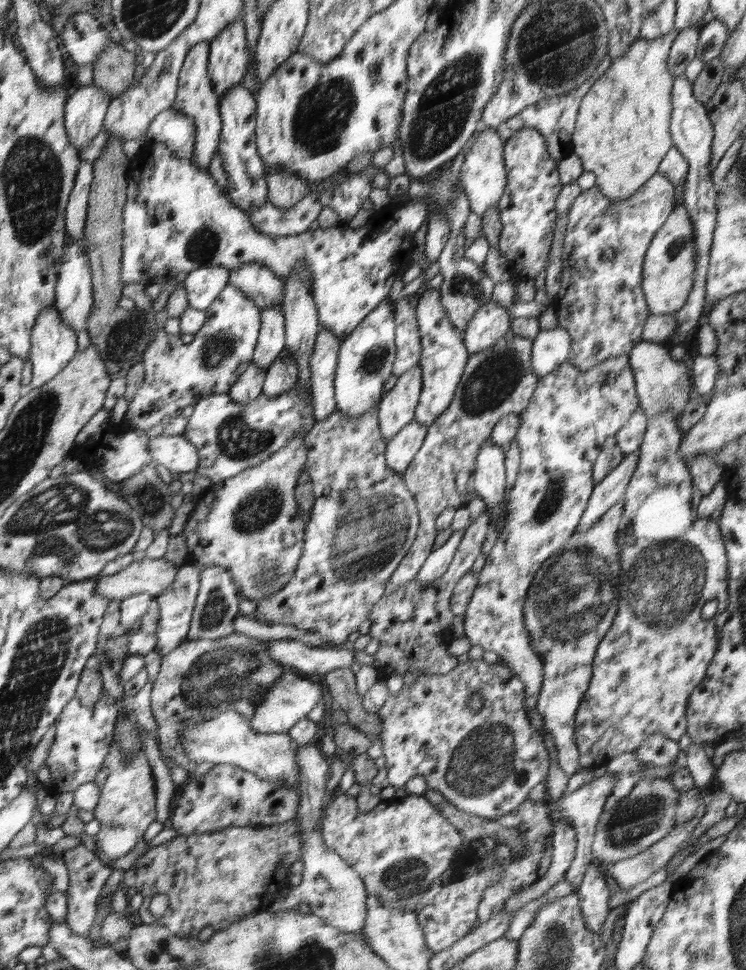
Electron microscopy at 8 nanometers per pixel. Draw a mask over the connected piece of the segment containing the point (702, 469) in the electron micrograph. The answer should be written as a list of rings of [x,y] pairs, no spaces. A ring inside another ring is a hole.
[[[698,455],[687,462],[687,469],[691,476],[691,484],[702,492],[703,496],[710,494],[715,484],[723,480],[724,468],[711,455]]]

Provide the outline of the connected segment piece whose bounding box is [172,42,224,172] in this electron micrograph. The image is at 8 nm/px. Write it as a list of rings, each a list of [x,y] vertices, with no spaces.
[[[199,42],[189,50],[181,68],[180,81],[178,83],[177,98],[174,109],[178,114],[190,117],[196,126],[196,140],[194,140],[194,156],[191,162],[199,171],[206,171],[213,161],[214,153],[221,142],[220,99],[213,89],[213,81],[209,75],[209,42]]]

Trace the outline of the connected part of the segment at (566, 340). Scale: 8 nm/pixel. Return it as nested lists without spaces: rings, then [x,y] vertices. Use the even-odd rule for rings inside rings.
[[[557,326],[552,330],[541,330],[534,338],[531,348],[531,367],[541,379],[559,364],[568,360],[571,338],[565,328]]]

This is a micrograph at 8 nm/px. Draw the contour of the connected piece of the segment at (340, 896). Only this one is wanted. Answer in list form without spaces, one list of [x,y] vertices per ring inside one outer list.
[[[313,742],[298,746],[296,762],[299,768],[300,805],[297,808],[297,824],[301,828],[301,857],[304,866],[300,885],[289,888],[282,899],[274,899],[268,911],[297,909],[299,904],[309,904],[312,913],[325,919],[332,927],[347,934],[363,932],[367,915],[367,892],[362,878],[342,860],[336,852],[325,847],[321,831],[321,806],[327,793],[326,781],[330,759],[326,758]]]

